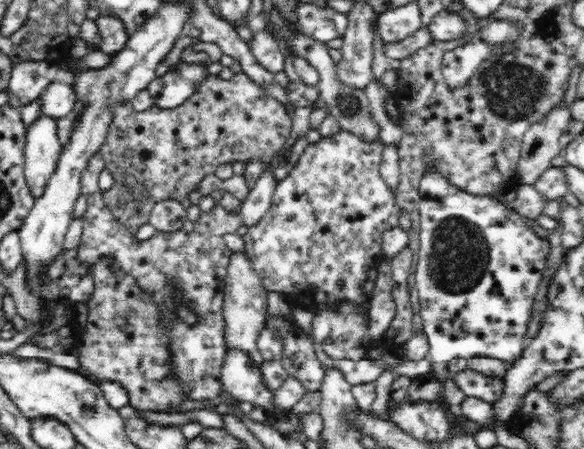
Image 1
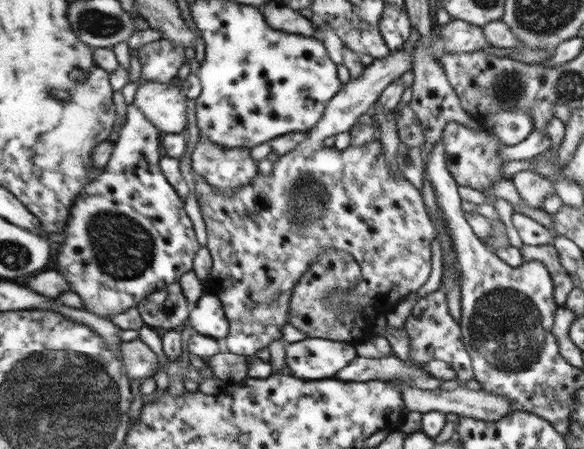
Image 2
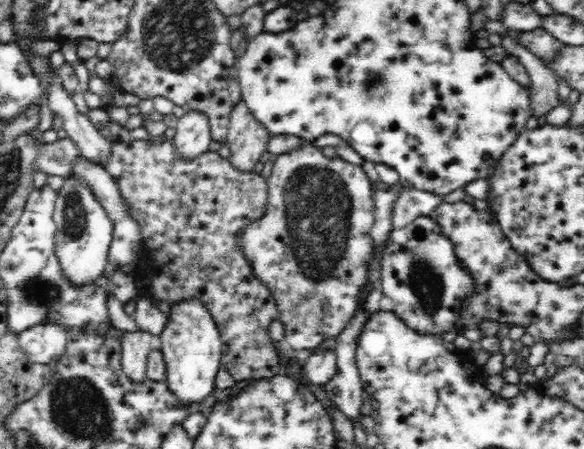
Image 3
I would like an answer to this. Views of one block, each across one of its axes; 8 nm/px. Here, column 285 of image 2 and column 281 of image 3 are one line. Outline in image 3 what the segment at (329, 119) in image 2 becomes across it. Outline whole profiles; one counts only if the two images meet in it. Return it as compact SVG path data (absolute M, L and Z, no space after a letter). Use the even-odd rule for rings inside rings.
M305 141L300 148L288 152L288 154L277 155L274 159L272 173L267 180L267 203L263 215L253 221L247 221L247 224L238 232L237 243L239 244L239 250L248 259L254 276L266 286L276 302L280 322L284 325L286 331L284 344L293 351L314 350L324 340L337 338L345 330L350 320L353 320L359 305L362 304L361 296L364 294L366 284L370 282L369 261L370 254L374 249L373 236L370 235L370 231L373 230L373 224L376 222L375 189L361 166L350 164L350 162L346 162L338 156L326 157L321 148L314 146L312 141Z

